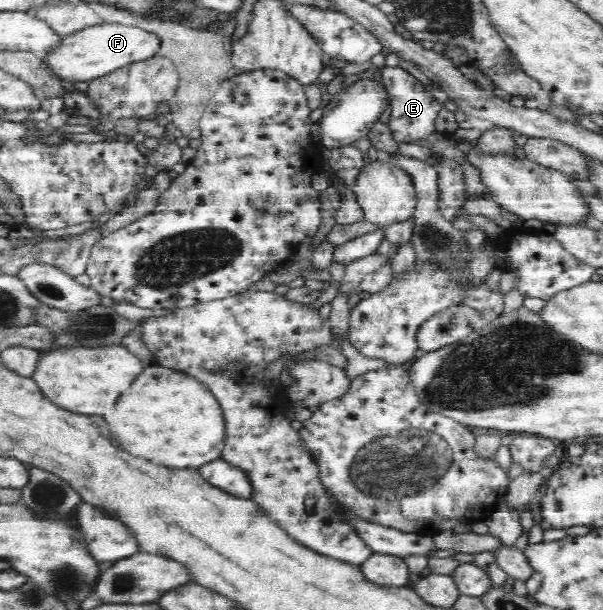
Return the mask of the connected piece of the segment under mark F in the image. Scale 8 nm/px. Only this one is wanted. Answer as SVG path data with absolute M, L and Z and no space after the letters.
M132 21L105 22L69 34L63 45L55 53L49 53L46 59L61 79L88 81L125 64L159 54L163 43L164 39L157 32L139 27Z

